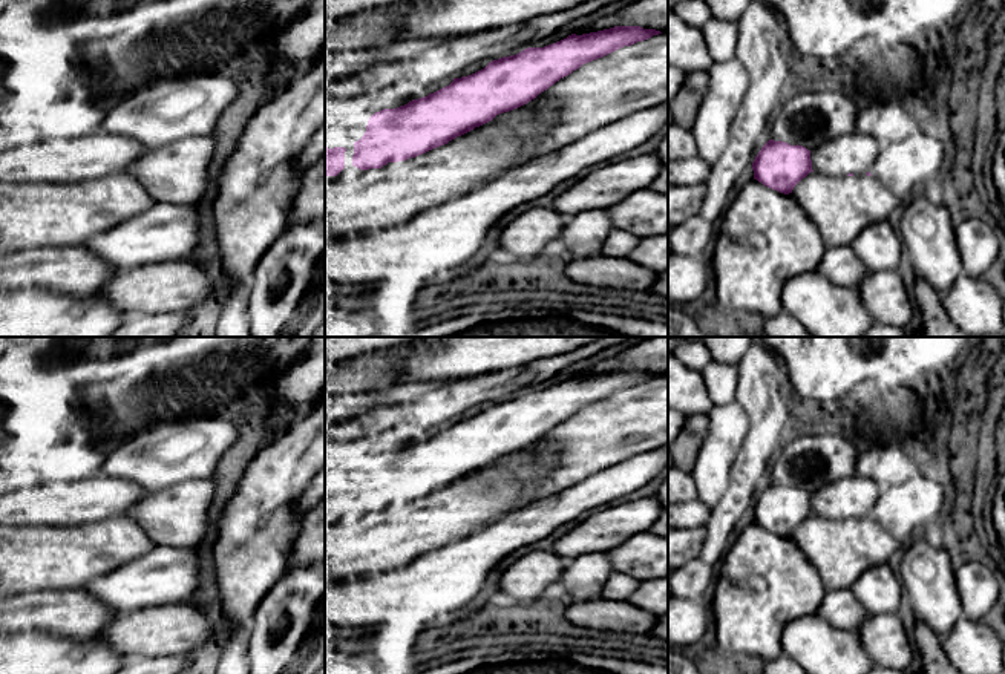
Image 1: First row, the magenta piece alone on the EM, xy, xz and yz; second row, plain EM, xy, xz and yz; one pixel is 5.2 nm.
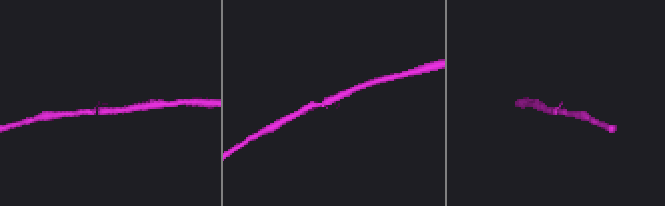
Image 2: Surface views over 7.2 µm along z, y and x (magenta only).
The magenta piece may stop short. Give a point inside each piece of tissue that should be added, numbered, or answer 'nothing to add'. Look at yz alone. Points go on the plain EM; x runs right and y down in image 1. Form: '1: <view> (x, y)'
nothing to add

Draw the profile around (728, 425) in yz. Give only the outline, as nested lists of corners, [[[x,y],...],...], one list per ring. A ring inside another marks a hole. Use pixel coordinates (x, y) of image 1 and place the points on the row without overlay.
[[[731,401],[714,406],[709,414],[709,430],[702,443],[691,470],[697,499],[714,509],[729,486],[732,464],[749,430],[746,412]]]

